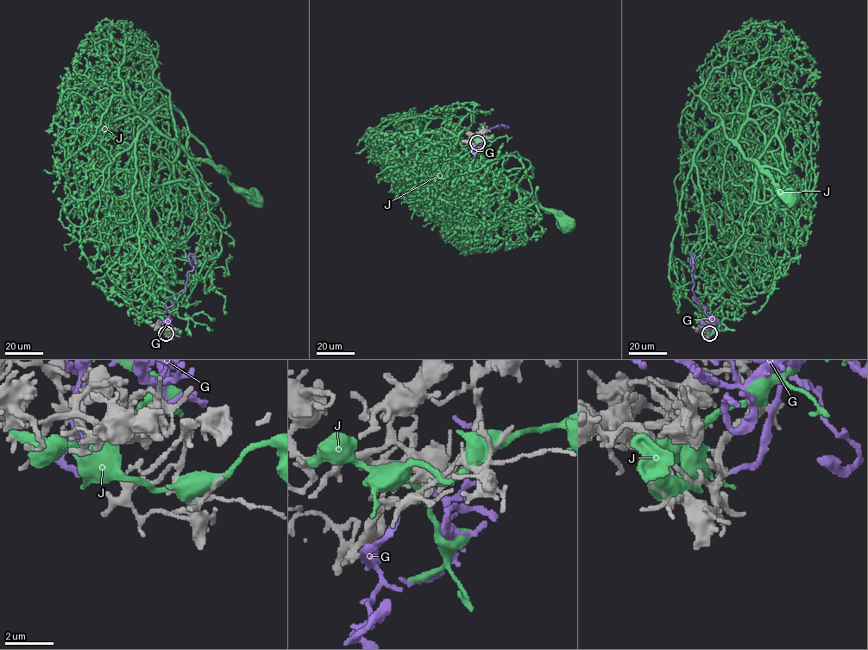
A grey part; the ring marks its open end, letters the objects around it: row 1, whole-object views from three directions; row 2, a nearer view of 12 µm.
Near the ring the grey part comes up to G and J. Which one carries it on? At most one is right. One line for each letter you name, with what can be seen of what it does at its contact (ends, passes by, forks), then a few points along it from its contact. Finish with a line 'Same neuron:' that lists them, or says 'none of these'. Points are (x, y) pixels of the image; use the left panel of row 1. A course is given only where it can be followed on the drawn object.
G: it ends there; it runs (166, 333), (166, 307), (175, 299), (170, 297), (185, 291), (193, 268), (190, 254), (196, 264)
Same neuron: G

